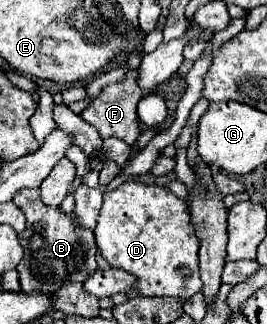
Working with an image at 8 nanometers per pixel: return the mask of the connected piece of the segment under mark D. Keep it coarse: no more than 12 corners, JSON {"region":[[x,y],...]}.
{"region":[[124,181],[94,233],[140,295],[202,289],[188,201]]}

